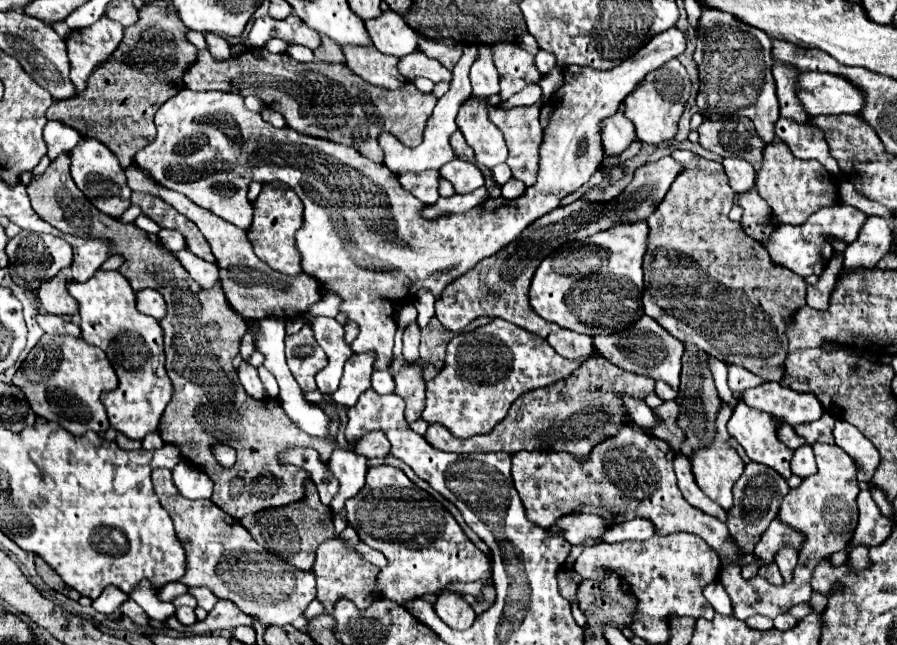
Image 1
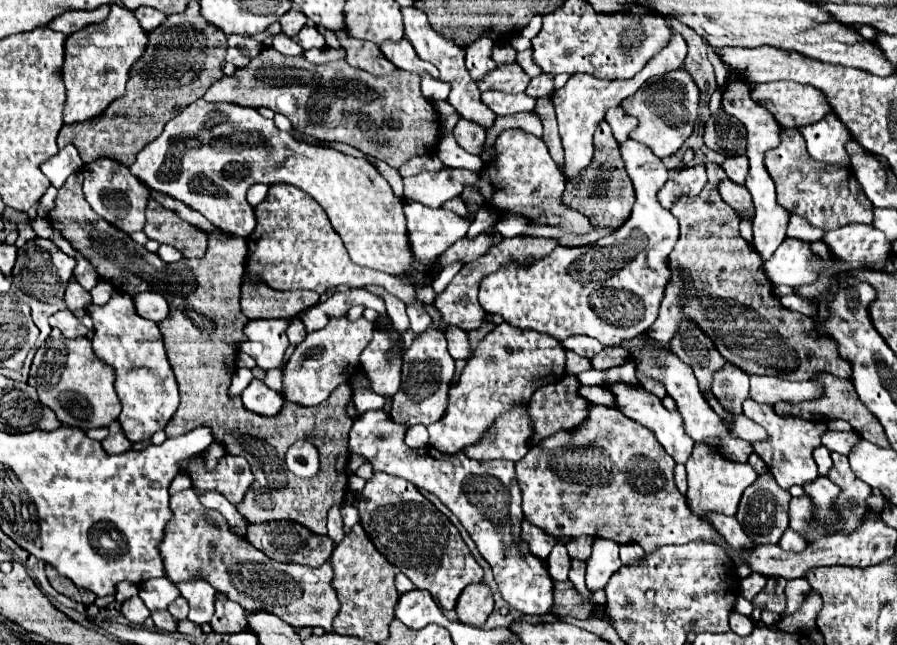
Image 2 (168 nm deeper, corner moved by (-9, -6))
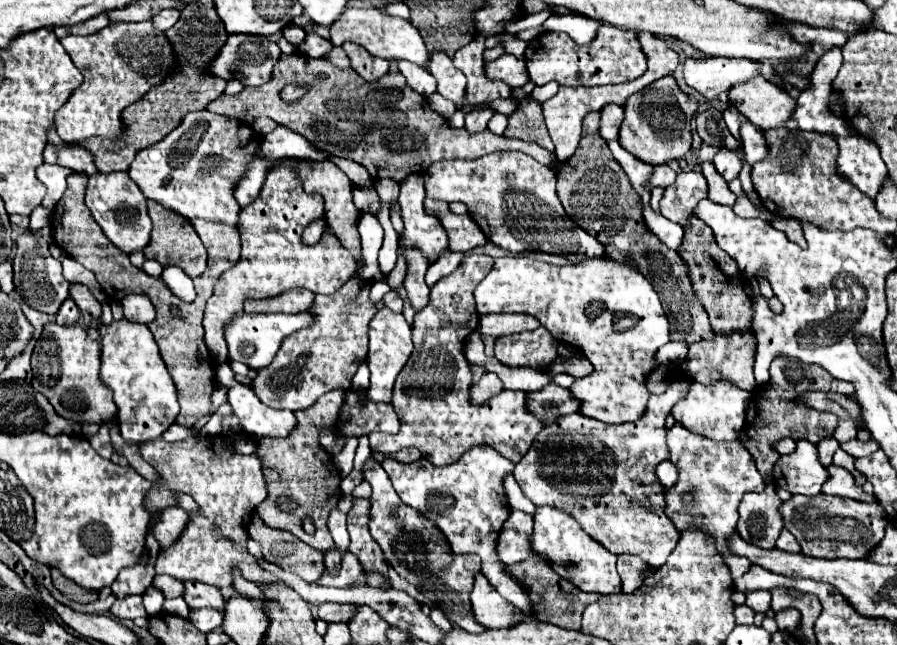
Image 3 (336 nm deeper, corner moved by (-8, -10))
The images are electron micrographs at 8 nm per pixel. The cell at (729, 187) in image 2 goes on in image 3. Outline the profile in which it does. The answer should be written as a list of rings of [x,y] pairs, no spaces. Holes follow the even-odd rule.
[[[700,162],[702,174],[708,182],[708,198],[716,204],[726,204],[726,206],[734,206],[736,196],[728,190],[728,184],[724,182],[724,178],[720,178],[720,174],[716,174],[716,168],[712,162]]]

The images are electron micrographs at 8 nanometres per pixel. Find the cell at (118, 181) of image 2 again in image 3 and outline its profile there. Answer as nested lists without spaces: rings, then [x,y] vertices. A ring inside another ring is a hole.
[[[126,172],[92,174],[88,180],[88,190],[86,190],[86,206],[90,208],[94,220],[100,224],[108,240],[116,248],[120,248],[124,254],[132,254],[148,246],[152,222],[146,212],[146,198],[140,192],[140,188],[128,178]]]

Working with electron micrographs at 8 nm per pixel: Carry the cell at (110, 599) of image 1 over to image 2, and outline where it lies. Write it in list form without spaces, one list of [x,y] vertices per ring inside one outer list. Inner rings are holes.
[[[121,582],[121,586],[117,588],[117,594],[115,594],[115,602],[123,604],[125,600],[137,596],[137,592],[139,592],[137,586],[129,586],[129,582]]]

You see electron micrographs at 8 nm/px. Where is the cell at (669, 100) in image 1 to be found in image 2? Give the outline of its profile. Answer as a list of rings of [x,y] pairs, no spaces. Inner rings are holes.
[[[679,68],[679,86],[675,92],[669,90],[669,84],[649,84],[643,86],[635,96],[629,96],[621,106],[639,120],[639,126],[633,130],[631,138],[649,146],[659,158],[675,154],[683,142],[691,136],[693,124],[697,120],[697,102],[699,102],[699,88],[691,74]]]

